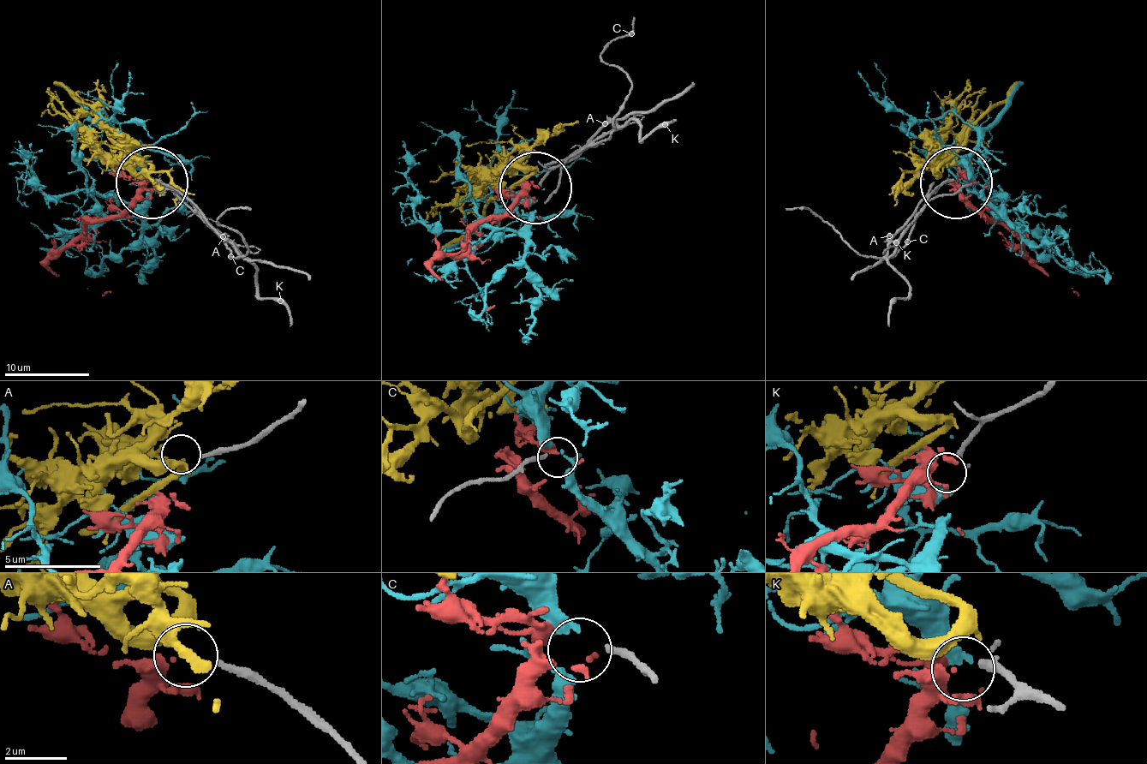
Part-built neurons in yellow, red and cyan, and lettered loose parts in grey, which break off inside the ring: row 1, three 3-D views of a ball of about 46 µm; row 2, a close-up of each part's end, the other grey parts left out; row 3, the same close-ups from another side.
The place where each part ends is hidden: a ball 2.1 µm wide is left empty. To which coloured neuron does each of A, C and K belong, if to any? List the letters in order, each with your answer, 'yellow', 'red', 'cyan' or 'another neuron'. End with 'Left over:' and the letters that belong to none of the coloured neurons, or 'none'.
A: yellow
C: another neuron
K: cyan
Left over: C

